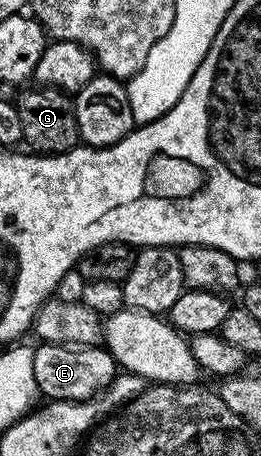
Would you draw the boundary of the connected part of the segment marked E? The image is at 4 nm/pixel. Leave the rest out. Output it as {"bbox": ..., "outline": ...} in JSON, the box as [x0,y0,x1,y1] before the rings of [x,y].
{"bbox":[32,343,120,401],"outline":[[[42,343],[34,349],[32,375],[36,375],[39,394],[51,401],[95,400],[109,389],[119,372],[120,366],[112,354],[98,345],[71,347]]]}

